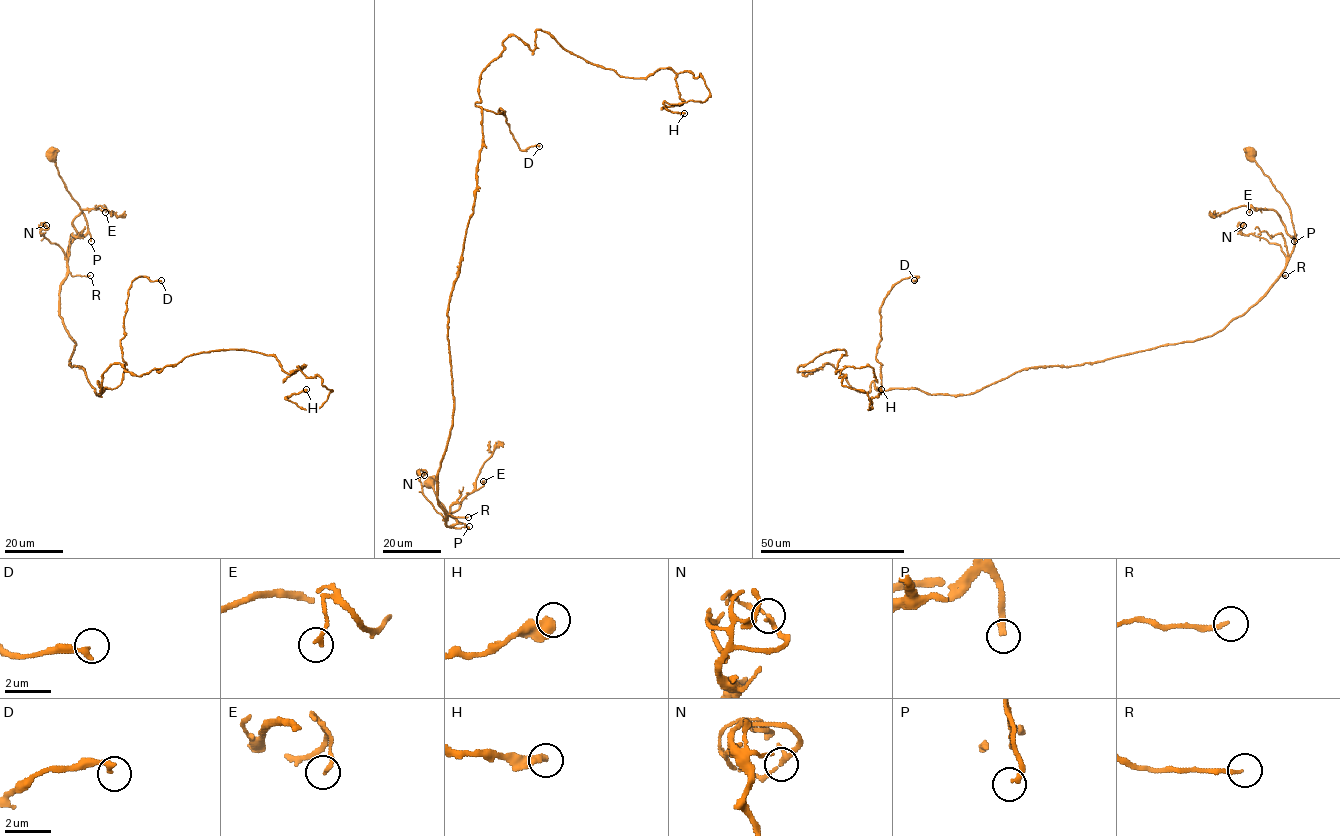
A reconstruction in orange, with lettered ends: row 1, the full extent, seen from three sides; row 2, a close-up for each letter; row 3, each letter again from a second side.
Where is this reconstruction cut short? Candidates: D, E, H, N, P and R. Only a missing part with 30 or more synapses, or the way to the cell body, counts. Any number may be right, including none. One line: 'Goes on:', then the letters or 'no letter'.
Goes on: D, P

